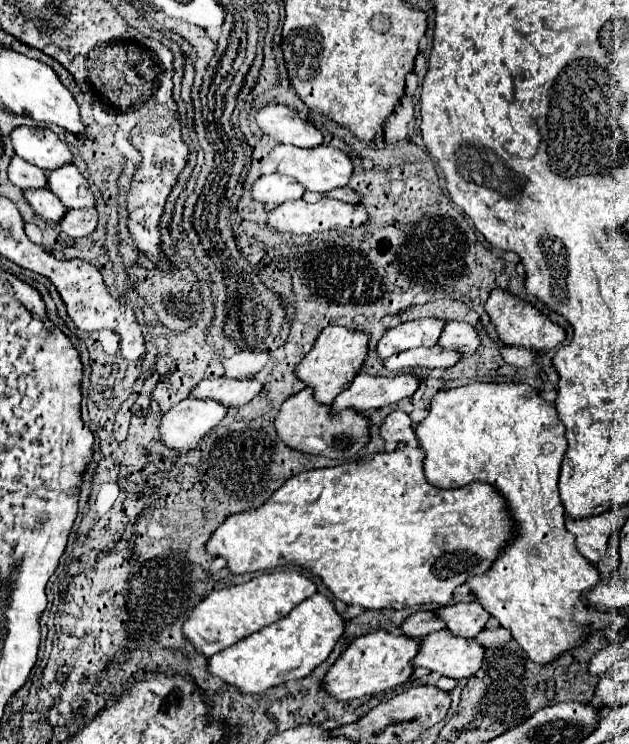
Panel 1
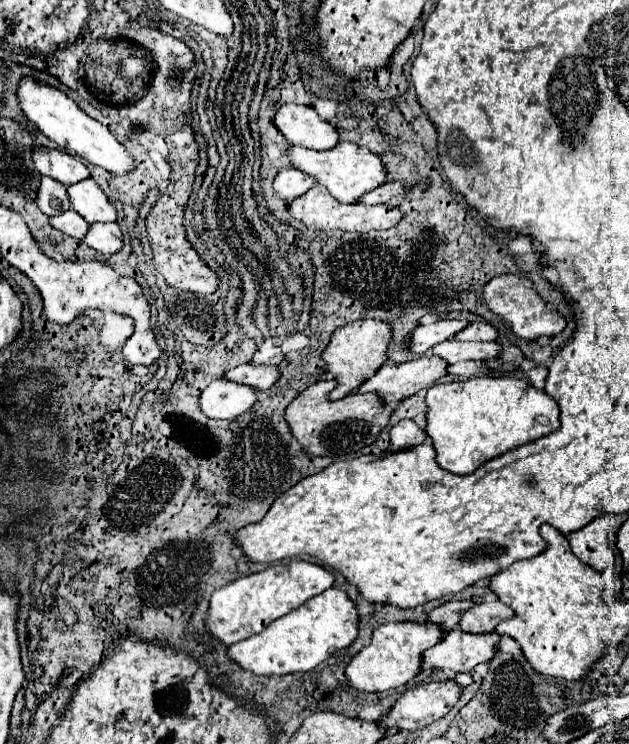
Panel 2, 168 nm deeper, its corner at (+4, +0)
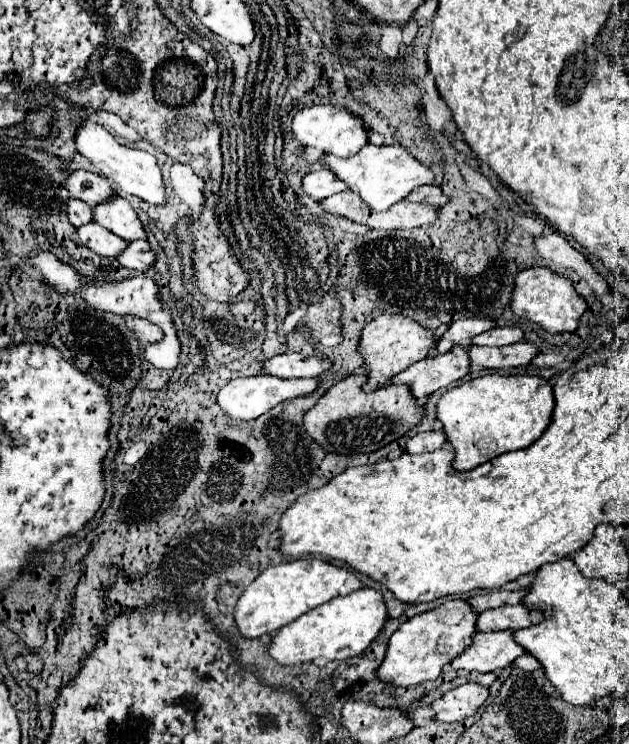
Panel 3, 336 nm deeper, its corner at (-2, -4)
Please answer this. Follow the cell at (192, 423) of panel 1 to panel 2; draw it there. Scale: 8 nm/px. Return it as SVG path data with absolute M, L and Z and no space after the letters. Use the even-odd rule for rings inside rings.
M217 378L203 390L199 404L209 418L233 420L243 412L247 412L249 408L253 408L257 400L259 400L257 388L249 388L245 384Z

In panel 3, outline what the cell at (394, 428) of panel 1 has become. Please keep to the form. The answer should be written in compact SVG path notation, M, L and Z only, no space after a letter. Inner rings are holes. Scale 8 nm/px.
M417 432L413 438L407 442L407 452L411 454L423 454L423 452L433 452L445 444L445 434L443 432Z

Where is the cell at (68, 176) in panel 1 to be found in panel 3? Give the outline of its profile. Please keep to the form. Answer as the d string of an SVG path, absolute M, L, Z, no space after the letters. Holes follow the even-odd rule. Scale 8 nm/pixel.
M117 194L93 208L93 220L123 240L145 238L143 224L139 222L135 210Z

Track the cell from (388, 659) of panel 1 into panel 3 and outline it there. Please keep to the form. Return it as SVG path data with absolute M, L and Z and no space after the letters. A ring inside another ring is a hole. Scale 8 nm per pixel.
M449 600L431 612L409 618L389 638L385 658L375 672L377 680L389 686L415 686L435 680L441 674L441 666L449 664L471 644L471 636L475 634L475 618L477 614L463 600Z

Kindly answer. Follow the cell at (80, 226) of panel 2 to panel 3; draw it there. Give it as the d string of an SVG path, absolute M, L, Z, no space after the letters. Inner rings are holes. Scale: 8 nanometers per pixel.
M95 222L79 226L77 236L83 246L87 246L89 250L93 250L99 256L117 256L127 244L123 238L115 236L113 232L107 232L105 228L101 228Z

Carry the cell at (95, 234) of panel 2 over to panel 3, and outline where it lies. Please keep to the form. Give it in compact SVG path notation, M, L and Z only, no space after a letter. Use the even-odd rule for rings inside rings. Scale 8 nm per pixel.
M129 240L127 248L119 256L115 256L115 260L125 268L145 272L147 266L153 262L153 252L151 252L147 240Z

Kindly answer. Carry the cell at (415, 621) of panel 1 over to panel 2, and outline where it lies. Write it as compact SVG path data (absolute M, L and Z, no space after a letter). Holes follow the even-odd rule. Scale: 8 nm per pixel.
M471 598L471 600L451 600L451 602L443 602L441 606L437 606L433 612L429 612L429 620L441 624L443 630L459 630L459 622L461 616L473 606L481 602L481 598Z

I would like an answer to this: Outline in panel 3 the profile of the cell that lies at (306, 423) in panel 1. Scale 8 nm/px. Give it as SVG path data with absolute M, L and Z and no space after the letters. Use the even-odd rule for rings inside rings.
M347 376L333 384L319 402L305 414L303 424L307 434L327 452L337 454L363 454L379 450L381 446L401 438L407 430L419 424L423 416L423 406L415 406L415 398L409 396L407 388L403 386L383 386L375 392L363 392L361 386L365 384L365 376ZM331 430L331 440L327 436Z

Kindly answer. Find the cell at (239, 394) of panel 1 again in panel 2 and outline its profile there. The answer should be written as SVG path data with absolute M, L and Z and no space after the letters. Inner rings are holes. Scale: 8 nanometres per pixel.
M247 362L247 364L241 364L241 366L233 368L231 372L227 372L225 378L235 380L239 384L253 386L257 390L267 390L281 378L281 370L277 366L261 366L261 364Z

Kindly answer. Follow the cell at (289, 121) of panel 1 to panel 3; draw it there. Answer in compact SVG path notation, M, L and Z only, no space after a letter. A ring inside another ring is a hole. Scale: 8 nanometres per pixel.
M333 104L309 106L299 110L293 116L291 132L295 140L299 140L303 146L313 146L323 150L325 154L335 154L339 158L349 158L357 154L363 144L367 144L367 130L363 122L357 116L353 116L349 110L345 110L343 106L333 106Z

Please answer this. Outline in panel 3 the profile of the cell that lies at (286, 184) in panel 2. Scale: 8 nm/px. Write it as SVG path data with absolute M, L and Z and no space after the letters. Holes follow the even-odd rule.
M327 168L311 170L309 174L305 174L301 188L307 196L311 196L315 200L323 200L335 192L347 190L347 186L341 180L337 180L335 176L331 176L331 172L327 172Z

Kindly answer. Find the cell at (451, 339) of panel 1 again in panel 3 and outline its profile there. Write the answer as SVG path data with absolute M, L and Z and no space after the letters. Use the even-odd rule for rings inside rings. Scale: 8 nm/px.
M491 328L479 336L475 336L473 344L477 346L505 346L505 344L515 344L523 338L521 328Z

